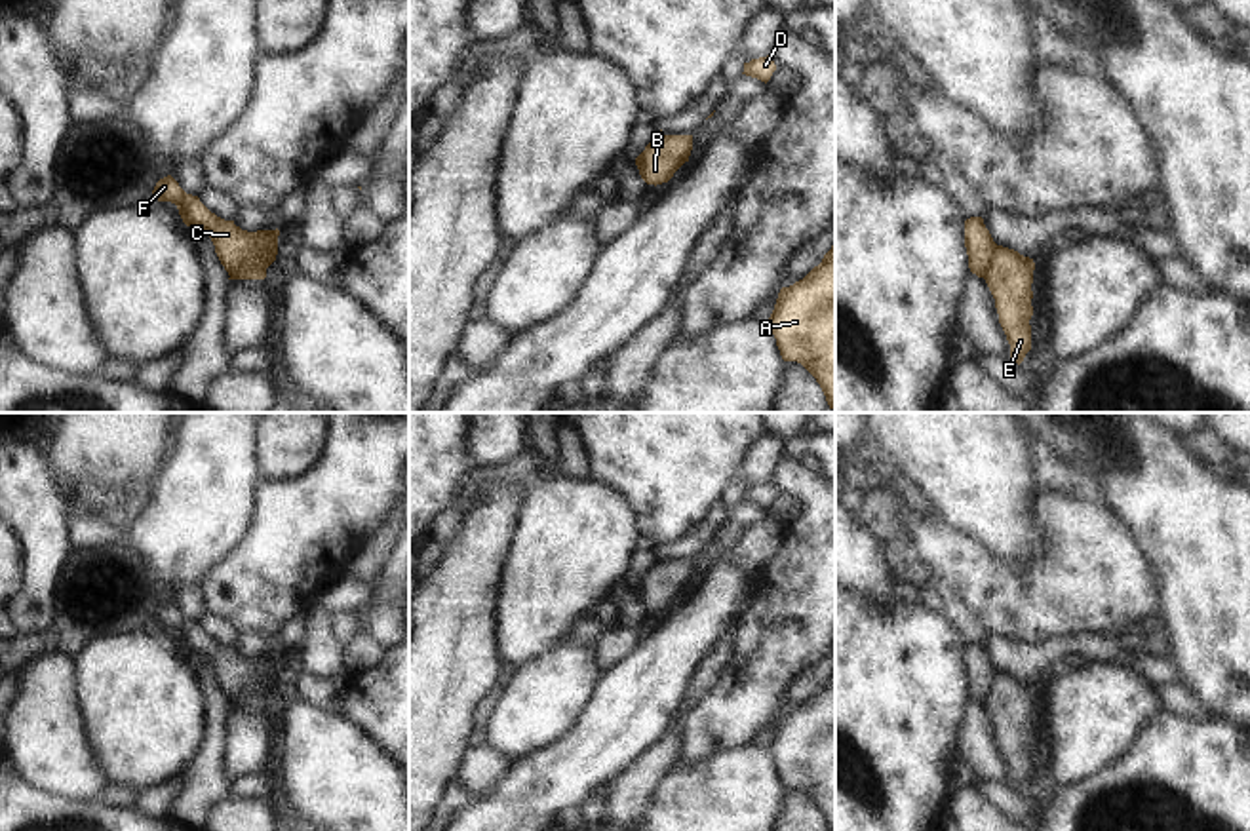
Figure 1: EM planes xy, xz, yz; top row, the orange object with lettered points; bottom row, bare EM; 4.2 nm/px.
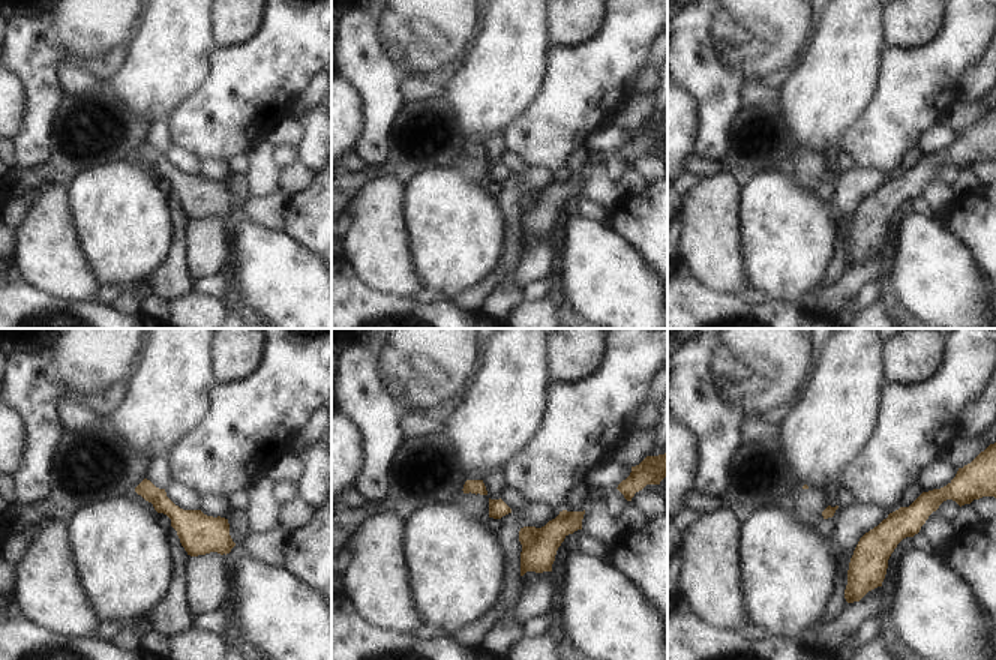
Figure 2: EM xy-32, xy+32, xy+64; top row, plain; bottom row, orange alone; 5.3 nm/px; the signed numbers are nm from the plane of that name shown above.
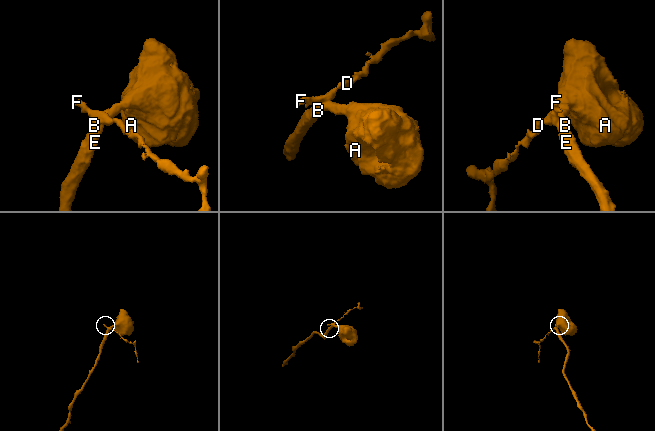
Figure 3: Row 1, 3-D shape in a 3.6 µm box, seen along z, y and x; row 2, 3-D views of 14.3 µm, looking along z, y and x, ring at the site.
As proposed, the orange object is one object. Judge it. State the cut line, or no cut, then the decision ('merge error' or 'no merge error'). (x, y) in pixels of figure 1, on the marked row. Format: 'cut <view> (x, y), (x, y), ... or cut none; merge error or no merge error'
cut xy (265, 267), (248, 265), (231, 276); merge error

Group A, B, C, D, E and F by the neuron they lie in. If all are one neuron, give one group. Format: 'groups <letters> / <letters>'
groups A B E / C D F

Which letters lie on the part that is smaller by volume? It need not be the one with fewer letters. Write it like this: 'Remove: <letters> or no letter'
Remove: C, D, F

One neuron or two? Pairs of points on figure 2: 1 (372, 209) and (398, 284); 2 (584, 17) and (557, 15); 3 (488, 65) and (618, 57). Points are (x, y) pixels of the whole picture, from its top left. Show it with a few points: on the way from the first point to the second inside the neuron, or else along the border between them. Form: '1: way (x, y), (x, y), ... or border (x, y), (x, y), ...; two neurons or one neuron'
1: way (377, 227), (377, 251), (384, 266); one neuron
2: way (578, 17), (563, 15); one neuron
3: border (551, 47), (546, 50), (540, 89), (534, 95); two neurons

